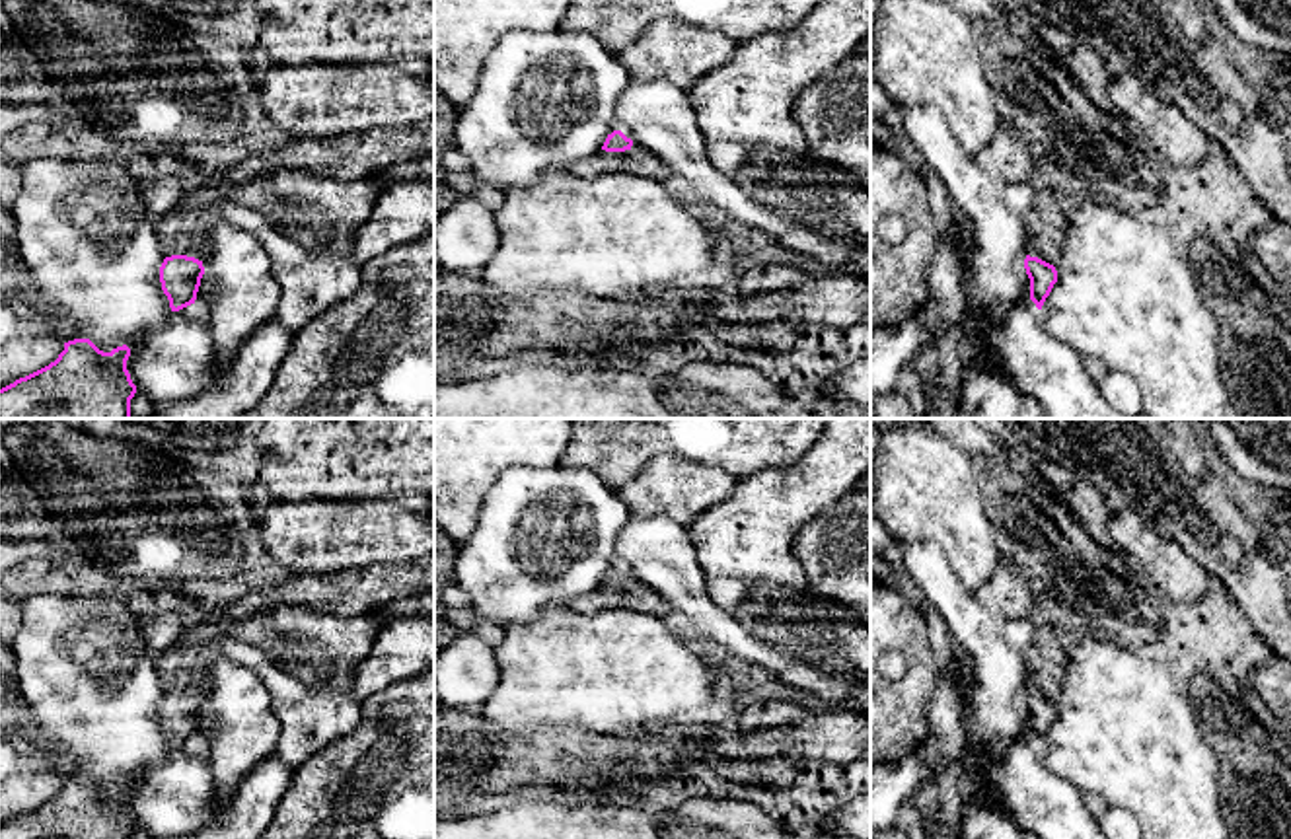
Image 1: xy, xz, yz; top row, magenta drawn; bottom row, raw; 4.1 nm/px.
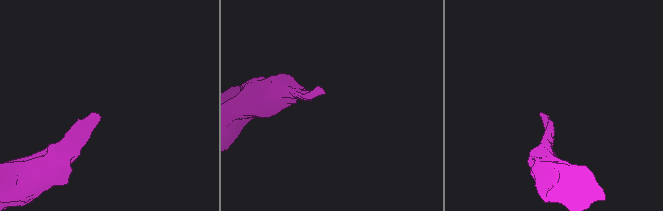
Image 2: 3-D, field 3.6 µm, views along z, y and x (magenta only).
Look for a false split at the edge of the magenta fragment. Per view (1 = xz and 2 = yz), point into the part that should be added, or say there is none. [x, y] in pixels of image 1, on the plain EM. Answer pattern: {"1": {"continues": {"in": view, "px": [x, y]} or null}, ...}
{"1": {"continues": {"in": "xz", "px": [637, 596]}}, "2": {"continues": {"in": "yz", "px": [1046, 658]}}}

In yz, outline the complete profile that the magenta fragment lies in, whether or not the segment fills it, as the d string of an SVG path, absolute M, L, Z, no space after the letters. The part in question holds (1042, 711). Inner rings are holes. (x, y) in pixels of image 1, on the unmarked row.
M1042 613L1038 617L1032 644L1022 654L1028 666L1024 705L1030 714L1030 736L1042 746L1057 718L1055 703L1067 668L1067 648L1053 615Z

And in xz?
M621 566L608 570L604 582L596 590L565 605L578 613L596 613L613 607L629 607L654 617L666 617L670 613L670 607L656 592L637 582Z

